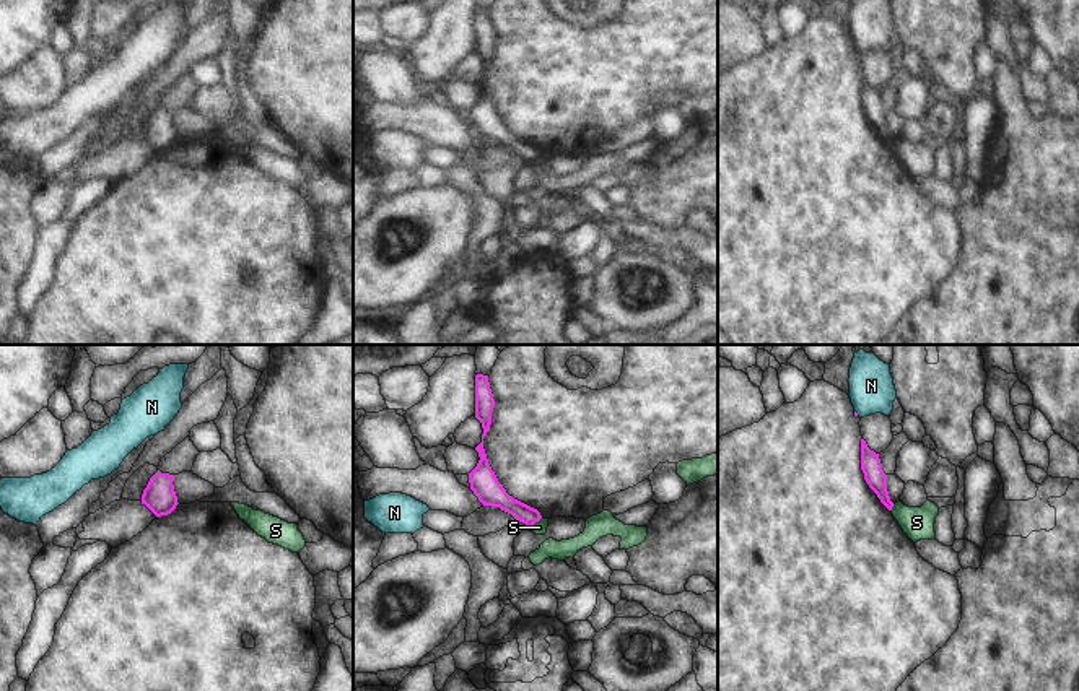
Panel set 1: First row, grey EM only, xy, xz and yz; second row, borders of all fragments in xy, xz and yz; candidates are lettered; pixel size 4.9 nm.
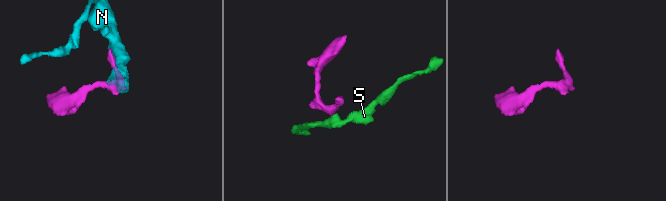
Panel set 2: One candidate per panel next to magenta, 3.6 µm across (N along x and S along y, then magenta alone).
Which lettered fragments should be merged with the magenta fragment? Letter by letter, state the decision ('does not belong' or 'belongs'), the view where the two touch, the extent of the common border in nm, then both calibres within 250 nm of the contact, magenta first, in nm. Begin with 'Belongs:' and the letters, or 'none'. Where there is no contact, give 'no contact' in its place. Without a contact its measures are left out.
Belongs: none
N: does not belong; meets magenta in yz; contact 40 nm long; 20 nm thick on the magenta side, 220 nm on the other
S: does not belong; meets magenta in xz; contact 90 nm long; 120 nm thick on the magenta side, 70 nm on the other

